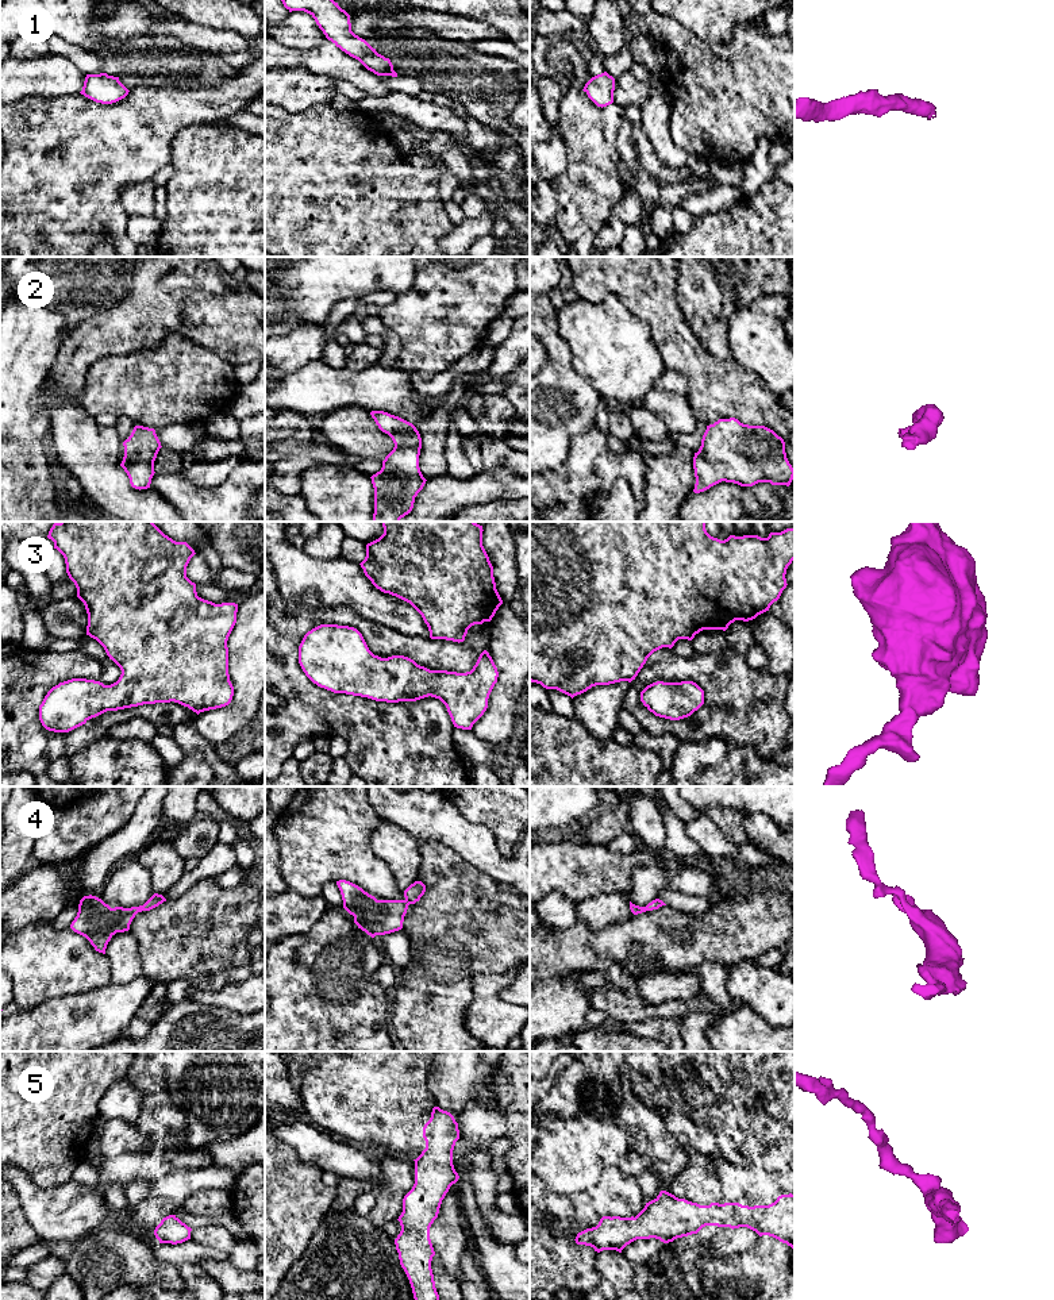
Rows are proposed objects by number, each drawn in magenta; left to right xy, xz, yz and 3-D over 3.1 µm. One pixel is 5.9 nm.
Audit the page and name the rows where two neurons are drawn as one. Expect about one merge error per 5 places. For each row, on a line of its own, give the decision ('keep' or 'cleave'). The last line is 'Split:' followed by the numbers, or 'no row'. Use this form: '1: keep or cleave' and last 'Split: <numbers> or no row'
1: keep
2: keep
3: keep
4: keep
5: keep
Split: no row

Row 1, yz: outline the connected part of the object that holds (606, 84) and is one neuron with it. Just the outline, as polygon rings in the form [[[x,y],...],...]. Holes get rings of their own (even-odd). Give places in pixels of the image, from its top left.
[[[607,72],[592,77],[582,89],[597,107],[613,103],[615,78]]]

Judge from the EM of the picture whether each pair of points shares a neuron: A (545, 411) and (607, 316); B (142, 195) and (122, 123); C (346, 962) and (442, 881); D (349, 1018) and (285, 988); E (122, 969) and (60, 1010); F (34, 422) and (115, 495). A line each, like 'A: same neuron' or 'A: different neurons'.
A: different neurons
B: different neurons
C: different neurons
D: same neuron
E: different neurons
F: different neurons

